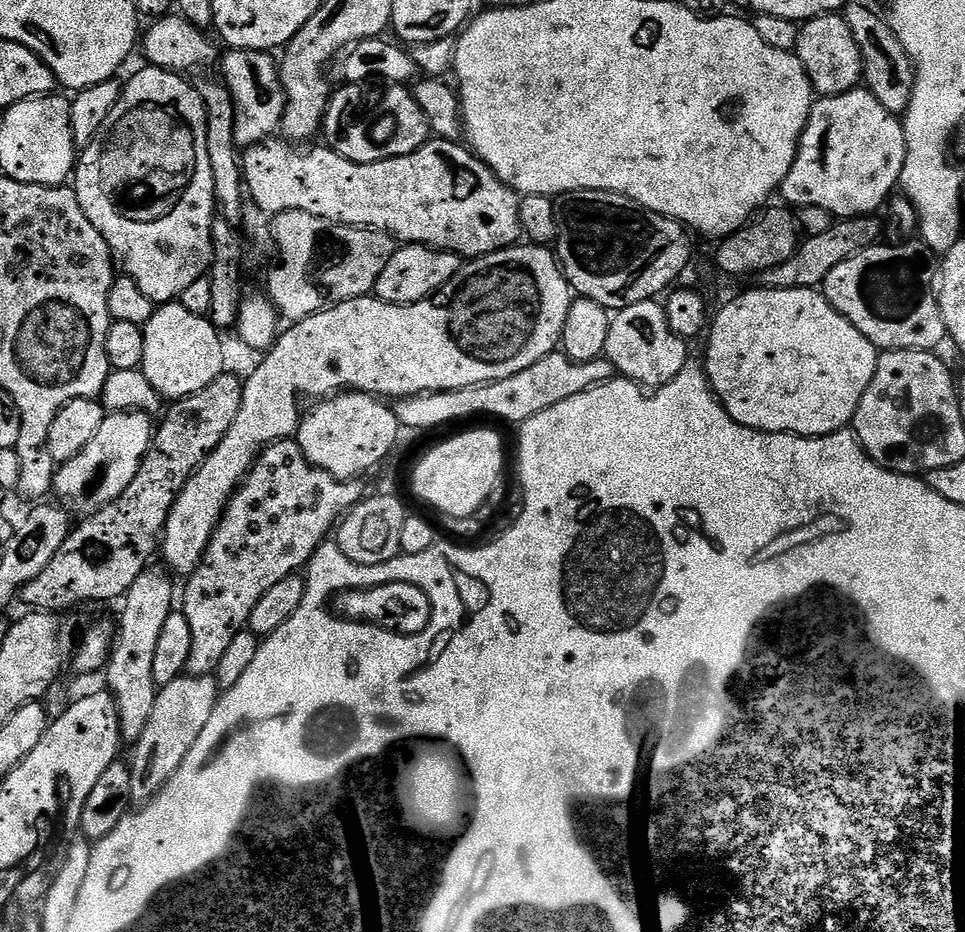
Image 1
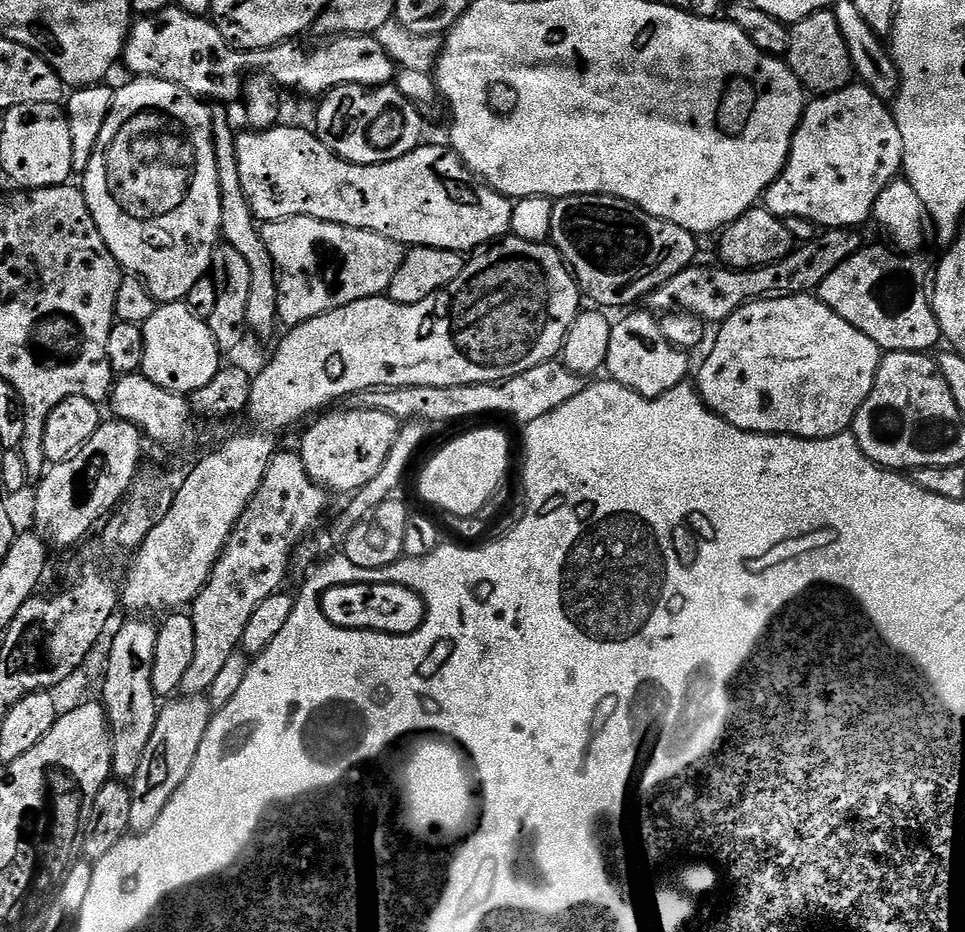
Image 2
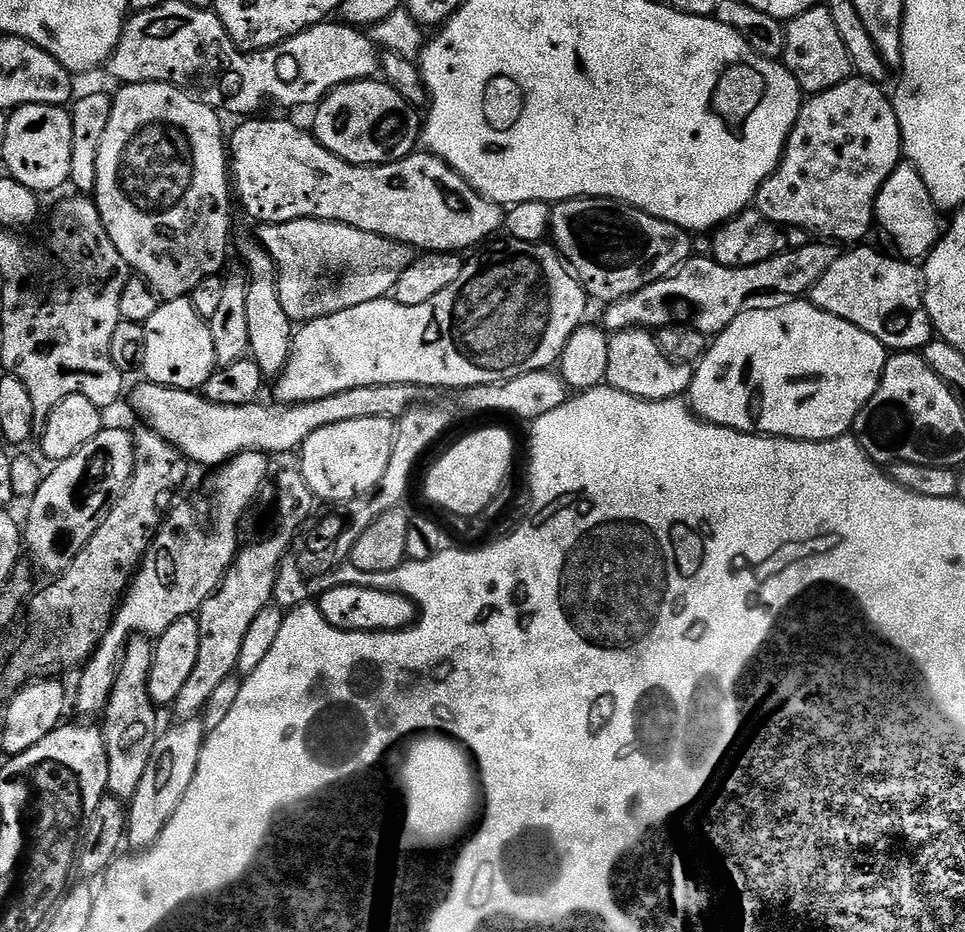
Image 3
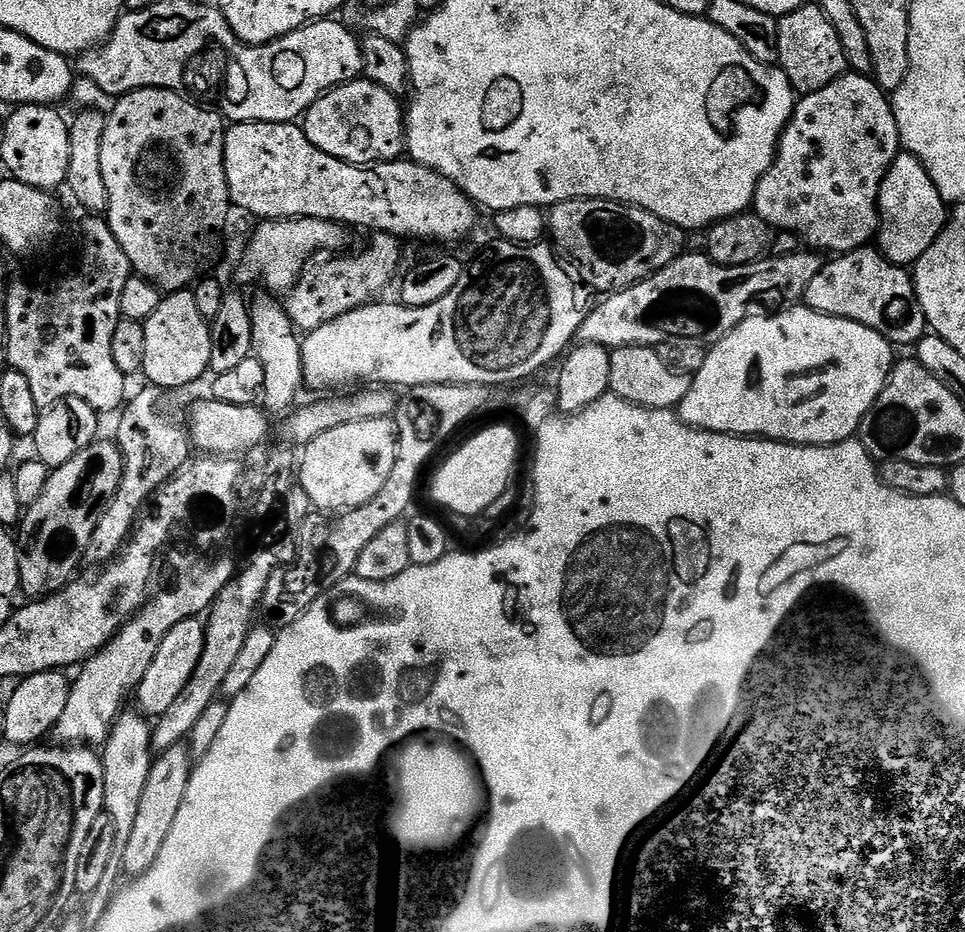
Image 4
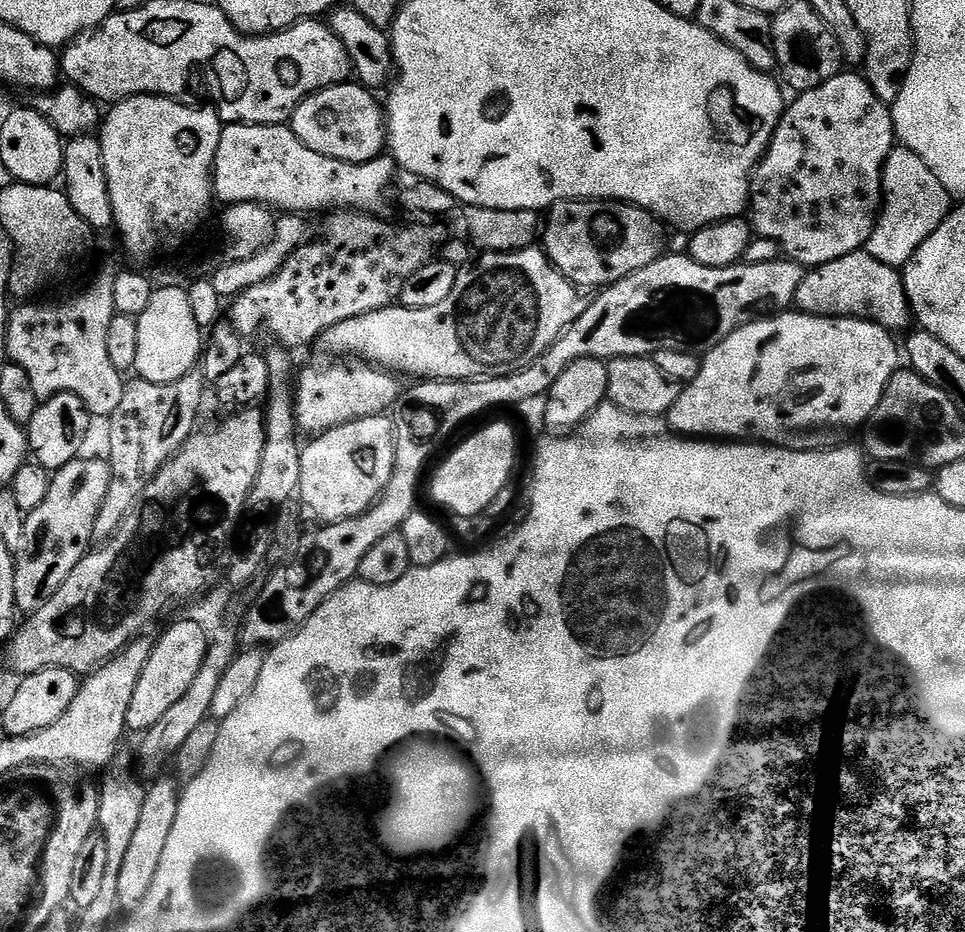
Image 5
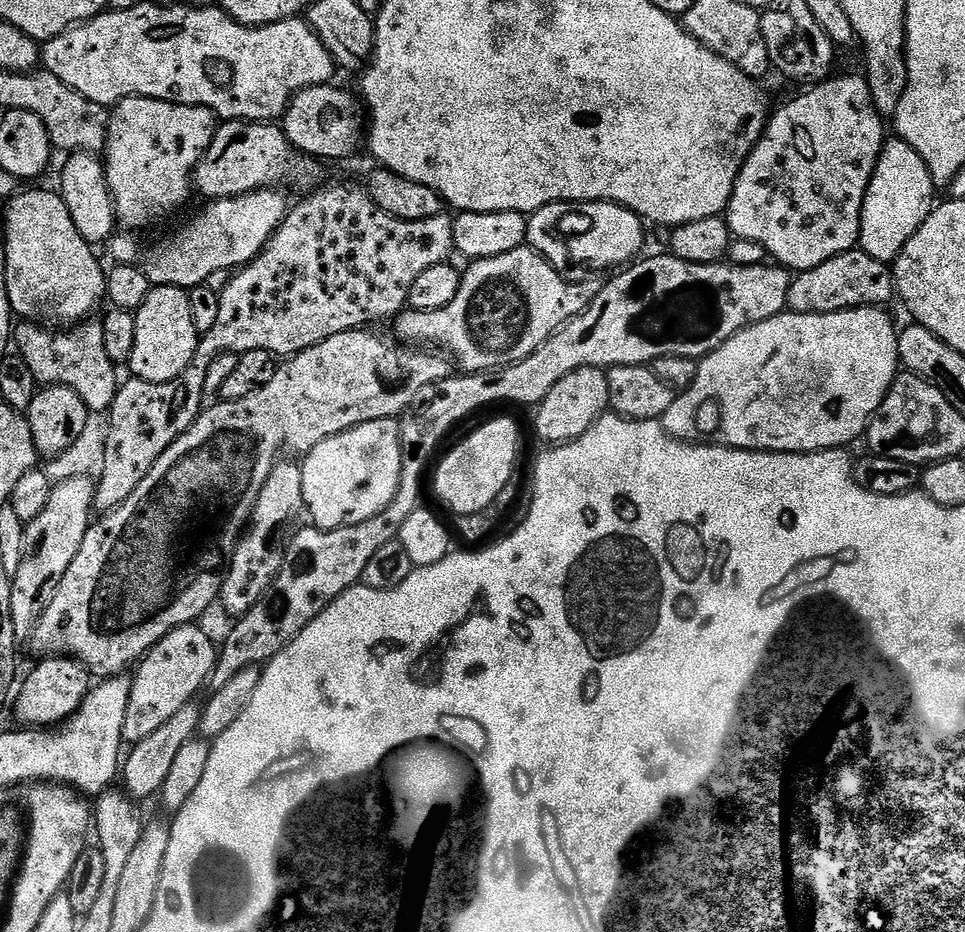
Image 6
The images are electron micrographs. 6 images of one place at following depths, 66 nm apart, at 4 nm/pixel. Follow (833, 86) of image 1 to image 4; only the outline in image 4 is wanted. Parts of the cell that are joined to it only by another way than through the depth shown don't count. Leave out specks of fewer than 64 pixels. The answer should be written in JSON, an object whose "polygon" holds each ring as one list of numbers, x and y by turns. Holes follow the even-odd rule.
{"polygon":[[810,2,778,20,778,66,790,78,792,88,800,96,808,96,811,92,830,86,838,77,849,71,846,50,842,50,842,41,838,38,838,30,830,26,830,18,822,14,819,3]]}

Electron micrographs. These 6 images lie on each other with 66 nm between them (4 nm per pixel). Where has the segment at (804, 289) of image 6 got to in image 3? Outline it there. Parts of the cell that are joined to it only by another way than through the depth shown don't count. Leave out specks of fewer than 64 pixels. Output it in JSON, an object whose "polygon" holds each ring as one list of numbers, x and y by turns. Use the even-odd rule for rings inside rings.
{"polygon":[[864,246,845,251,845,256,837,255,834,266,812,287,810,302,821,312,834,314,858,326,858,330,874,334,893,353,920,352,934,338,932,320,924,305,921,269,907,259,883,256,872,248,860,247]]}

